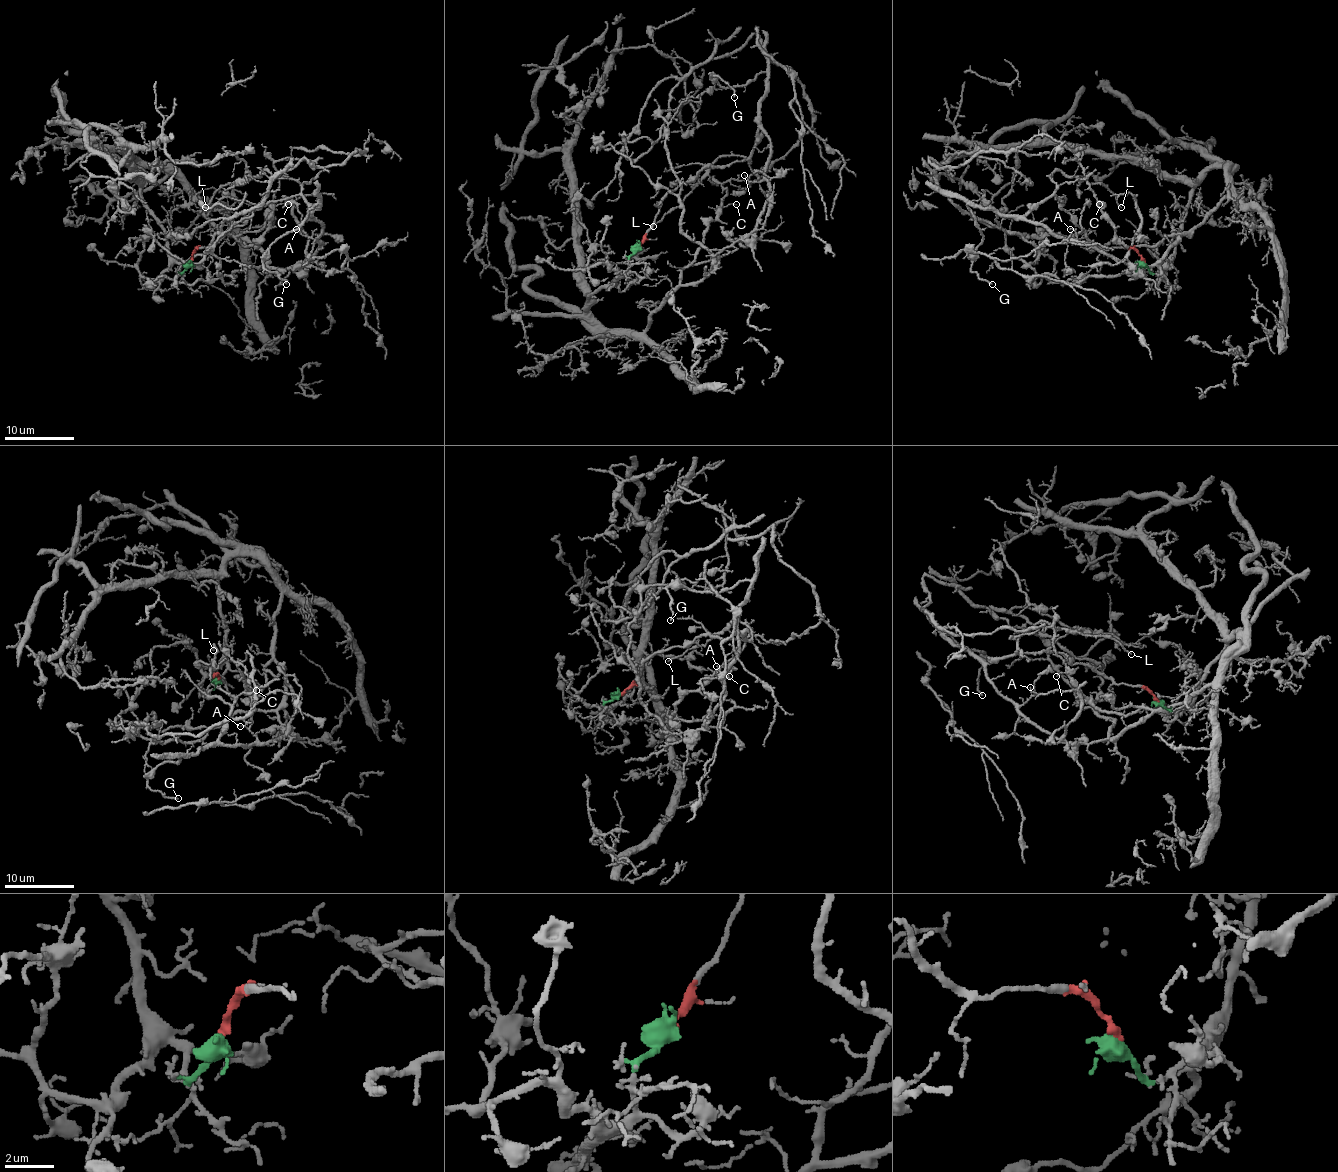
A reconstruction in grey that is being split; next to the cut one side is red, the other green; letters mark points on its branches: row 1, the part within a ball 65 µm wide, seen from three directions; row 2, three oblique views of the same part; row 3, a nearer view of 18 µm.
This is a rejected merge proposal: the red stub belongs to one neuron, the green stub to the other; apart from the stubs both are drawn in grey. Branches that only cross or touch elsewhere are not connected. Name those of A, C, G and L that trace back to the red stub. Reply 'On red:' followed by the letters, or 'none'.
On red: A, G, L

